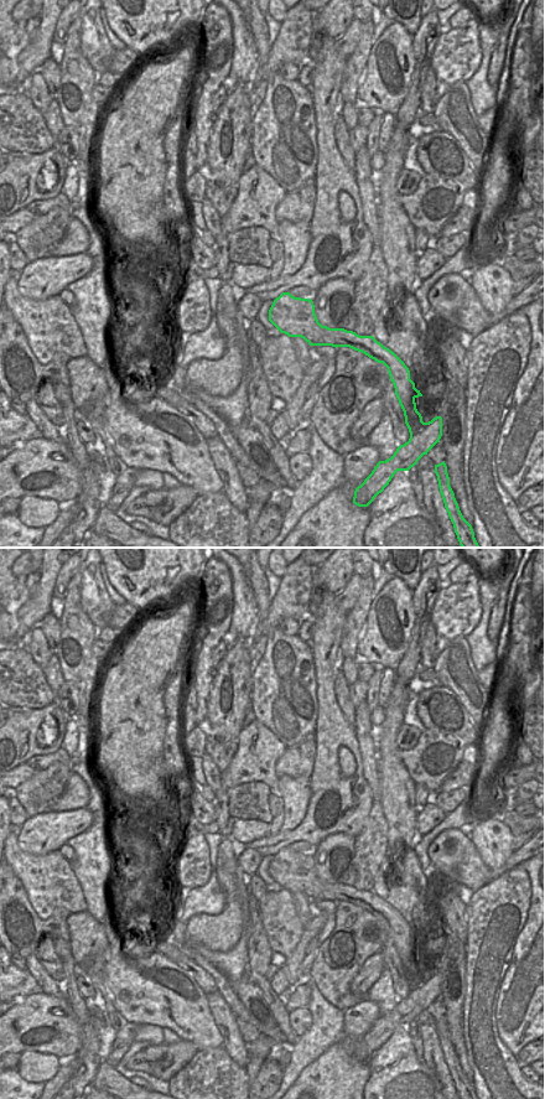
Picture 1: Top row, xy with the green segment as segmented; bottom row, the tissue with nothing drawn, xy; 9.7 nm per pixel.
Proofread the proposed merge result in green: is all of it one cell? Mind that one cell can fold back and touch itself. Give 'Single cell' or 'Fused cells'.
Fused cells.

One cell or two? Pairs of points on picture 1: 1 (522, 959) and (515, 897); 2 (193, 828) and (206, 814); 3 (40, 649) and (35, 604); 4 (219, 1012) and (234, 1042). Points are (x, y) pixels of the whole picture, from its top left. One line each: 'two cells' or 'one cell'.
1: two cells
2: two cells
3: two cells
4: one cell

